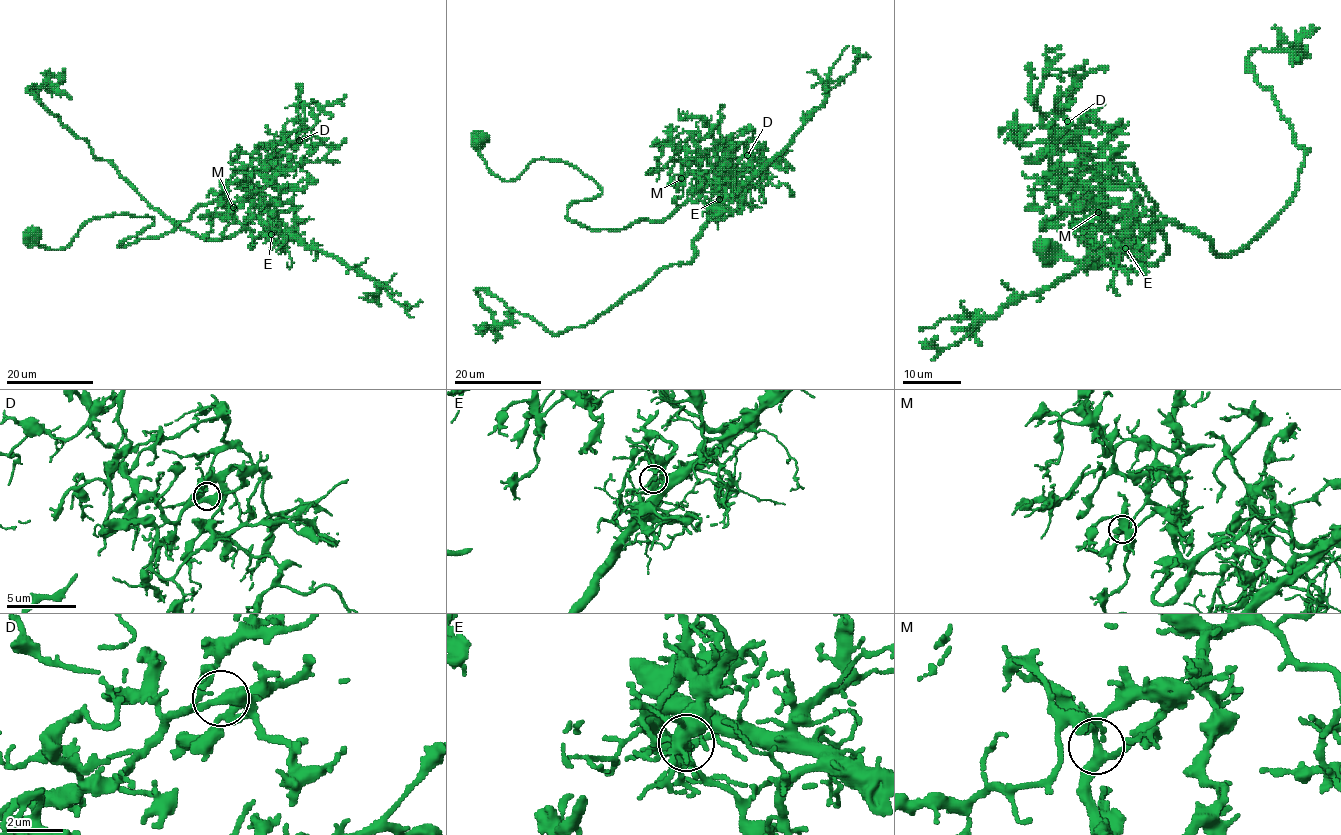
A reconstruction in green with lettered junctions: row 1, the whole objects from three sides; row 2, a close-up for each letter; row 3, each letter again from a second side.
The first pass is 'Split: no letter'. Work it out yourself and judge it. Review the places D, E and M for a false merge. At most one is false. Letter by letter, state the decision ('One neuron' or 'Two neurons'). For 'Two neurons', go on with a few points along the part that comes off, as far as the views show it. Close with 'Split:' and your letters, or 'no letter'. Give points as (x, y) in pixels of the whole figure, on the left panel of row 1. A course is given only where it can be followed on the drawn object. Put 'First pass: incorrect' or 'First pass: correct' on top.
First pass: incorrect
D: One neuron
E: Two neurons. Course of the part to remove: (271, 234), (255, 215), (215, 239), (176, 226), (28, 92), (58, 85), (63, 70)
M: One neuron
Split: E

